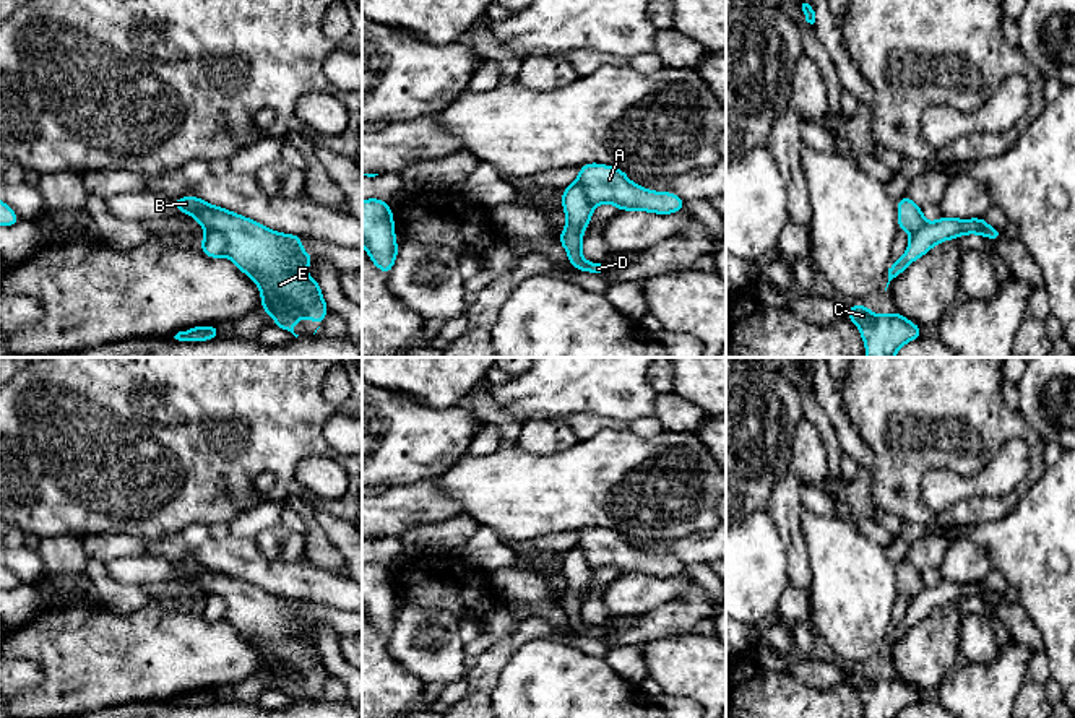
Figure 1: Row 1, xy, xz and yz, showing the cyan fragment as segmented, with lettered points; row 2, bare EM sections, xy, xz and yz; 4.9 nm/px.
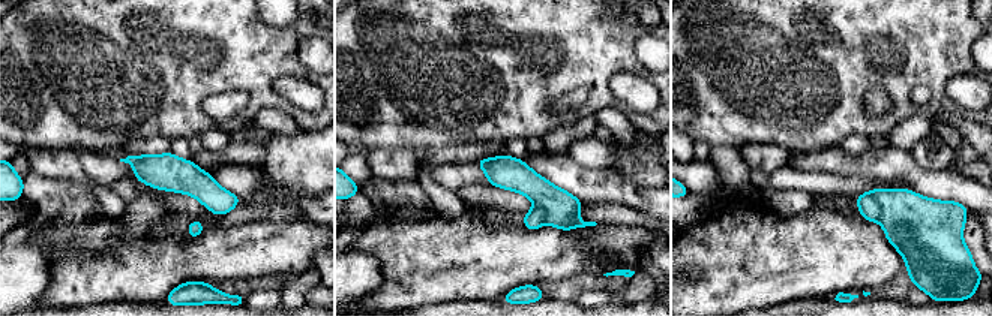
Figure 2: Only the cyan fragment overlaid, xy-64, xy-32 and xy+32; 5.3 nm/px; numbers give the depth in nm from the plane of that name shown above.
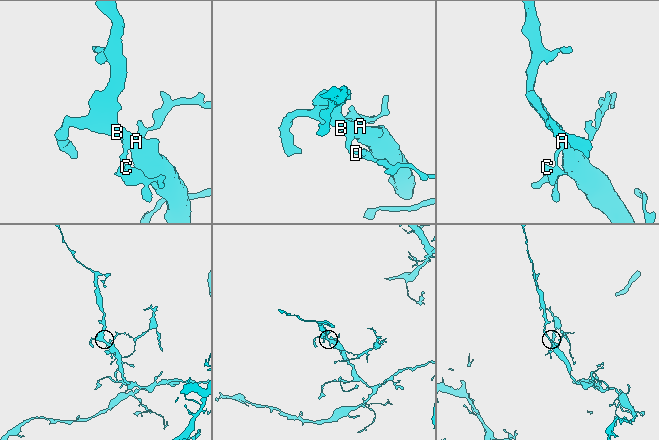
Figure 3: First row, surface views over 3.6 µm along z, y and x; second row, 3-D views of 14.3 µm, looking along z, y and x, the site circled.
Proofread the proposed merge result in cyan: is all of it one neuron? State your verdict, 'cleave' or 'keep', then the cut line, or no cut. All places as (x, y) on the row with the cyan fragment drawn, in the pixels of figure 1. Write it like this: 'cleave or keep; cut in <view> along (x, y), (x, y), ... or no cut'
cleave; cut in xy along (205, 226), (215, 228), (224, 237), (224, 254)

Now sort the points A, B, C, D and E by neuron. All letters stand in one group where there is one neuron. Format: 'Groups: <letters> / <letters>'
Groups: A B E / C D

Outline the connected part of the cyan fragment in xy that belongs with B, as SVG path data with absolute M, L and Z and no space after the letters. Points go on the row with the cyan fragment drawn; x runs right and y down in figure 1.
M196 197L172 200L174 206L192 214L201 226L226 237L224 255L248 275L261 291L261 310L274 318L274 327L294 333L294 320L309 317L322 325L330 312L320 284L305 268L313 257L300 249L302 236L270 231L263 224L218 208Z

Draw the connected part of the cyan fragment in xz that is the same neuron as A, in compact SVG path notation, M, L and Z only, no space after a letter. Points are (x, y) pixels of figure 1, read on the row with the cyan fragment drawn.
M583 164L575 182L583 185L593 206L614 203L620 211L641 210L659 214L677 213L685 208L685 201L679 195L638 187L614 166Z

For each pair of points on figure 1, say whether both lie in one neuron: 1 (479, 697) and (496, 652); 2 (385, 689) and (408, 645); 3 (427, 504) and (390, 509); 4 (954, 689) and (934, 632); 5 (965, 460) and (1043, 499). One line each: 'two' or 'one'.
1: one
2: two
3: one
4: two
5: two

